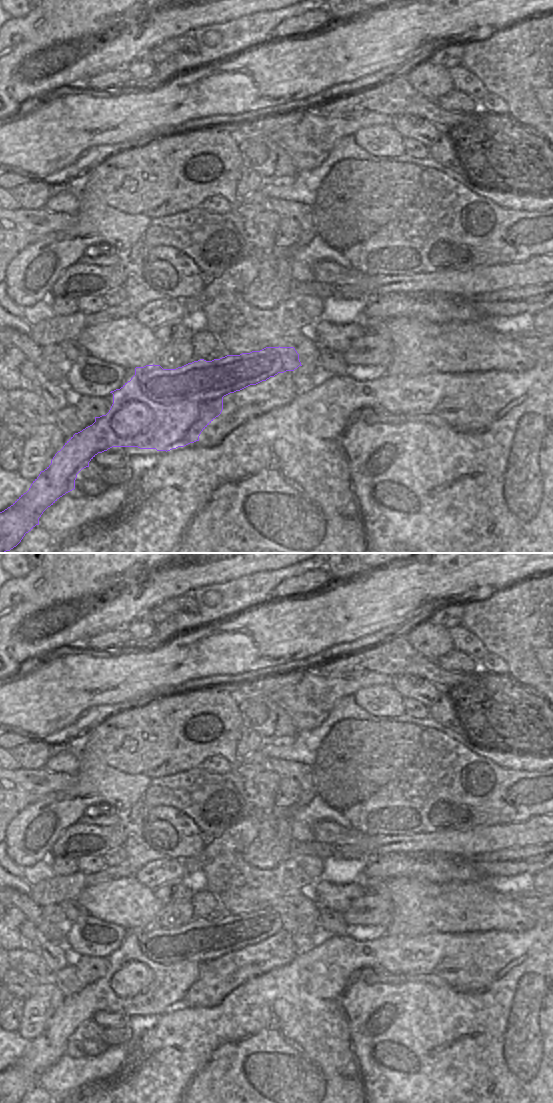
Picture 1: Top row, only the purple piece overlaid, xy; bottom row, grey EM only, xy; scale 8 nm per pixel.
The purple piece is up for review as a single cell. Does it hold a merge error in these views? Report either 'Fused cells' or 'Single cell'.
Fused cells.

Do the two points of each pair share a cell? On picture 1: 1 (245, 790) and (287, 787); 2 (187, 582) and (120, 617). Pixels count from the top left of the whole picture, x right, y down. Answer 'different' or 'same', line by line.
1: different
2: same

